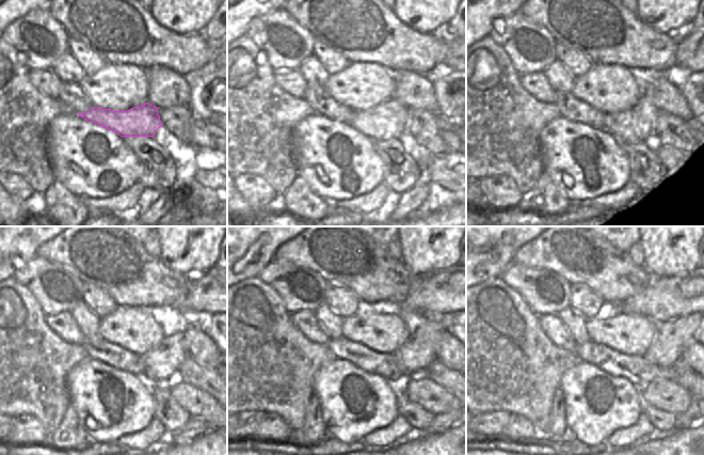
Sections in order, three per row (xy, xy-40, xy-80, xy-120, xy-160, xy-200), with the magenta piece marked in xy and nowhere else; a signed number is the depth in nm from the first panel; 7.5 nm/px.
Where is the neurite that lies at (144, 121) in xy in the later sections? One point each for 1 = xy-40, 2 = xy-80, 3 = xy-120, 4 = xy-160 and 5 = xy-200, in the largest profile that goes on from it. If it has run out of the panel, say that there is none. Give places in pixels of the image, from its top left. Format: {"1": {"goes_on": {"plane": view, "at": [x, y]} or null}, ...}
{"1": {"goes_on": {"plane": "xy-40", "at": [386, 121]}}, "2": {"goes_on": {"plane": "xy-80", "at": [635, 125]}}, "3": {"goes_on": {"plane": "xy-120", "at": [160, 363]}}, "4": {"goes_on": {"plane": "xy-160", "at": [420, 349]}}, "5": {"goes_on": {"plane": "xy-200", "at": [671, 338]}}}

